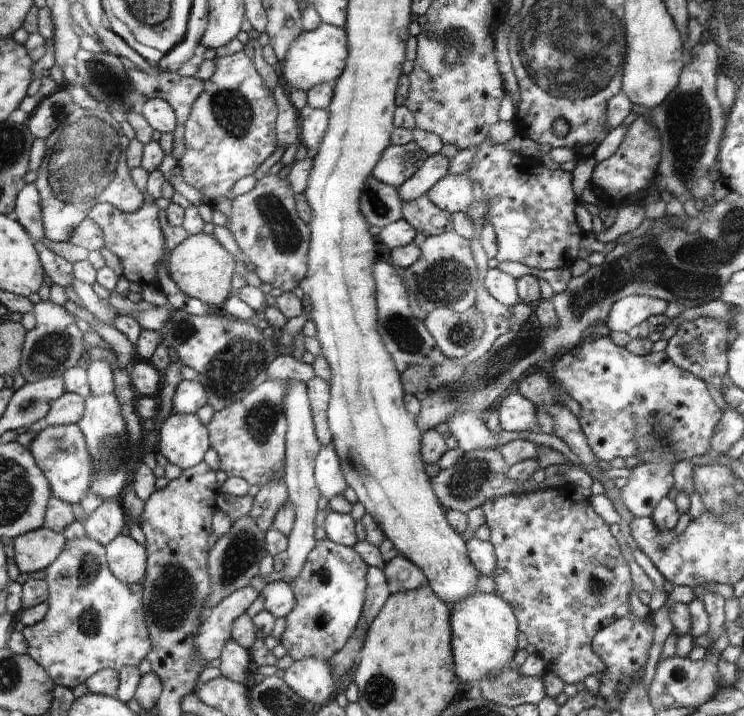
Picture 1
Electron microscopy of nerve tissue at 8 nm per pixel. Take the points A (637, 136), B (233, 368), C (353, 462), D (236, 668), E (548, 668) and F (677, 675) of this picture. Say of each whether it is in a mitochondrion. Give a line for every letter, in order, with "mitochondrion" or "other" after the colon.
A: other
B: mitochondrion
C: mitochondrion
D: other
E: other
F: other

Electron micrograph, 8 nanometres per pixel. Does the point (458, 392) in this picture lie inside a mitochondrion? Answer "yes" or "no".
yes

